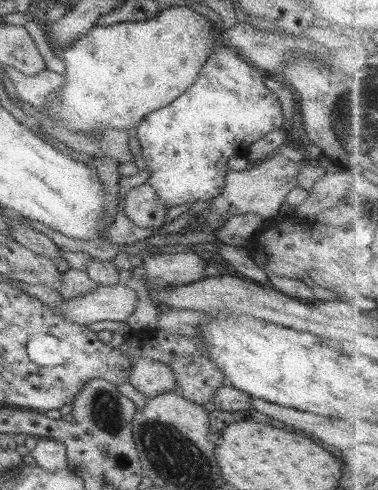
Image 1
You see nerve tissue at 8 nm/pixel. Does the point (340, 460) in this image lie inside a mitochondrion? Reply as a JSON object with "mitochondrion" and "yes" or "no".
{"mitochondrion":"no"}

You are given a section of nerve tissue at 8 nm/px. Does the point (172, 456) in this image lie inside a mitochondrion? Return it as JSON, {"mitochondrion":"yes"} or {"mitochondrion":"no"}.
{"mitochondrion":"yes"}

